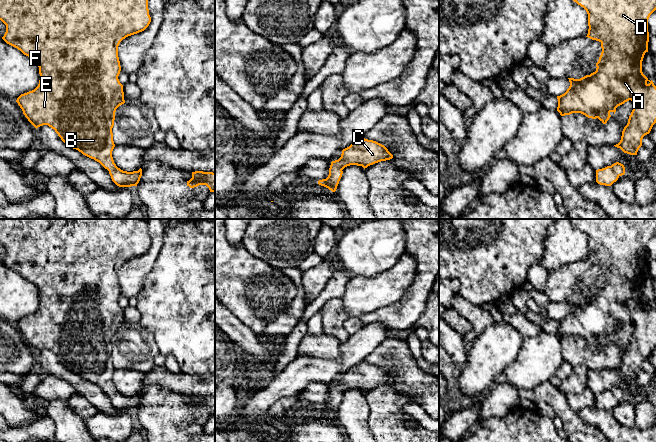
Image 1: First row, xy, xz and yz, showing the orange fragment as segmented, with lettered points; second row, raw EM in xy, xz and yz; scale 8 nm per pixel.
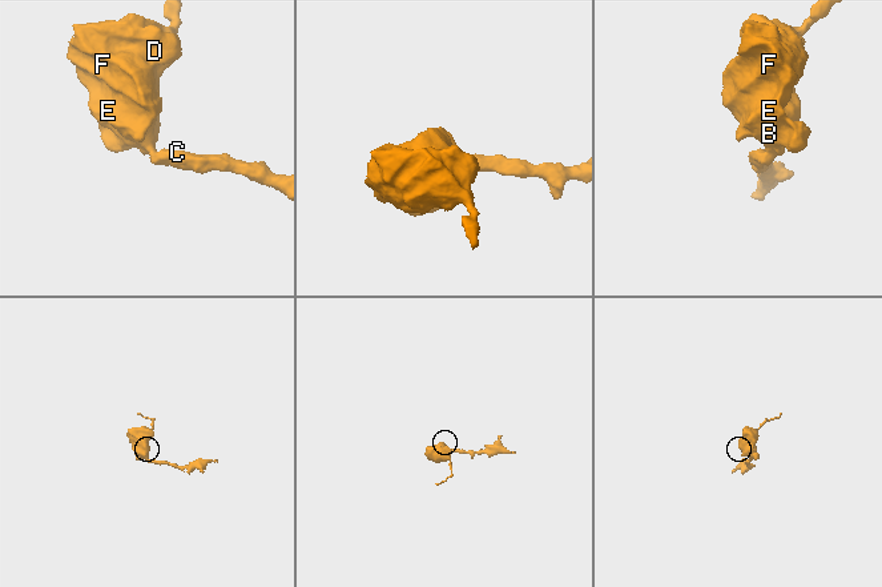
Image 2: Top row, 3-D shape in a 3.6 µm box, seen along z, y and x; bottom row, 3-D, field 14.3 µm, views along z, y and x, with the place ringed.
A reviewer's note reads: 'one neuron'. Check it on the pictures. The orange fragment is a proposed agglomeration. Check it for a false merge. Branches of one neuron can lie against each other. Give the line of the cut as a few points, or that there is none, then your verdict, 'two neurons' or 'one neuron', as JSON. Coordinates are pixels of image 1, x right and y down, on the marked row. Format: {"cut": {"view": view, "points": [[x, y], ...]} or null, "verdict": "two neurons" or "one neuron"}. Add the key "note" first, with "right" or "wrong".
{"note": "right", "cut": null, "verdict": "one neuron"}

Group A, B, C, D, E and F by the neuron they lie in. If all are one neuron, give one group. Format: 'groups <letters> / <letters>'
groups A B C D E F

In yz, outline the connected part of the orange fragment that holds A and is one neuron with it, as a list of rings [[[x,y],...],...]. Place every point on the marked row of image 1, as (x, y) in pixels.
[[[573,0],[583,7],[588,14],[588,34],[586,37],[599,41],[602,52],[596,63],[596,71],[580,79],[568,78],[570,86],[567,91],[557,96],[557,111],[561,116],[572,113],[581,113],[588,118],[598,118],[606,124],[611,117],[610,113],[615,114],[616,108],[625,102],[633,102],[633,110],[629,116],[628,123],[622,131],[621,140],[614,145],[624,153],[637,155],[642,146],[642,139],[649,134],[653,125],[656,123],[656,86],[642,72],[642,61],[648,52],[649,32],[648,19],[656,10],[656,0]]]

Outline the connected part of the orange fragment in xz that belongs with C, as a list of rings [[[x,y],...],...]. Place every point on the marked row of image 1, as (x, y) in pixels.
[[[362,138],[342,150],[341,157],[331,162],[328,177],[319,180],[318,184],[335,192],[345,167],[357,165],[365,169],[370,165],[392,158],[393,155],[384,145]]]

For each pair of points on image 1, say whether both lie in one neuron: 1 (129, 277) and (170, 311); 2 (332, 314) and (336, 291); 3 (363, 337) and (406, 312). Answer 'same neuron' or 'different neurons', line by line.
1: different neurons
2: different neurons
3: different neurons

